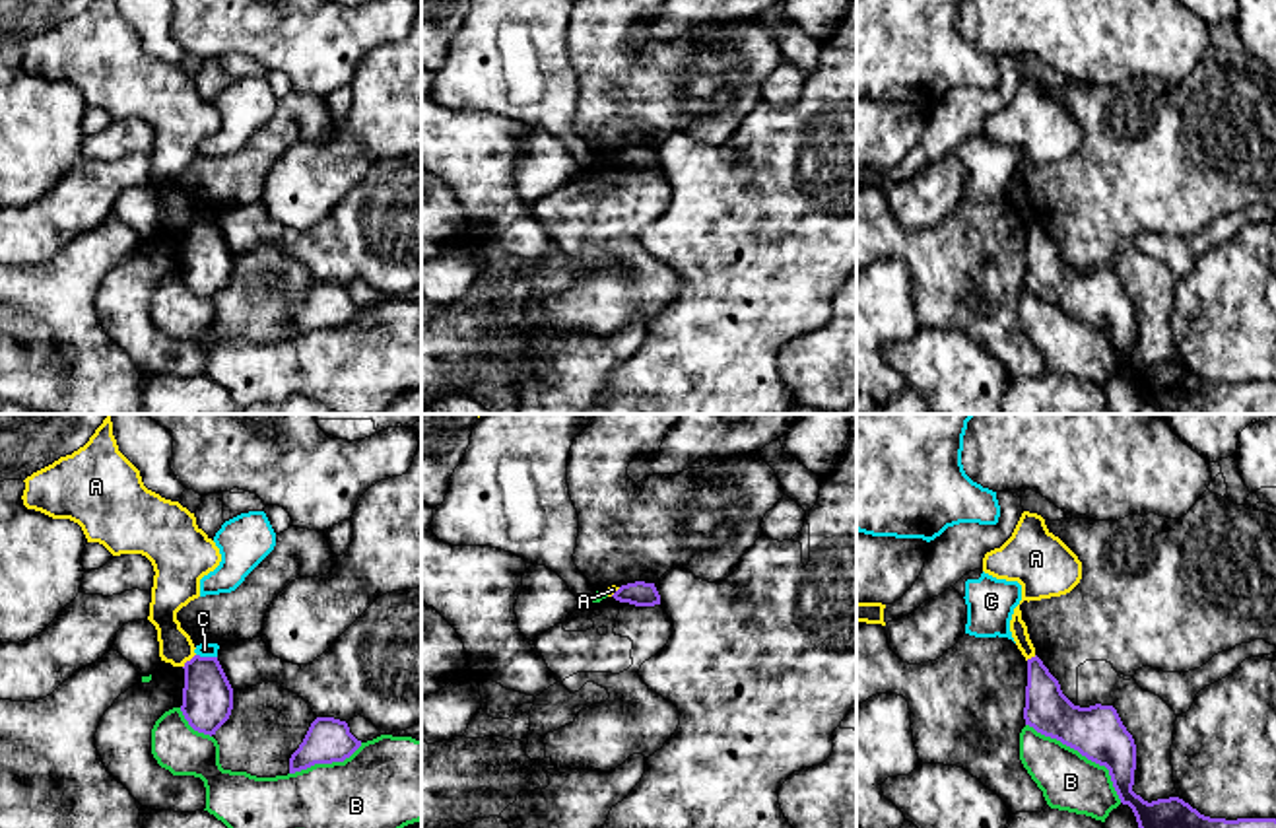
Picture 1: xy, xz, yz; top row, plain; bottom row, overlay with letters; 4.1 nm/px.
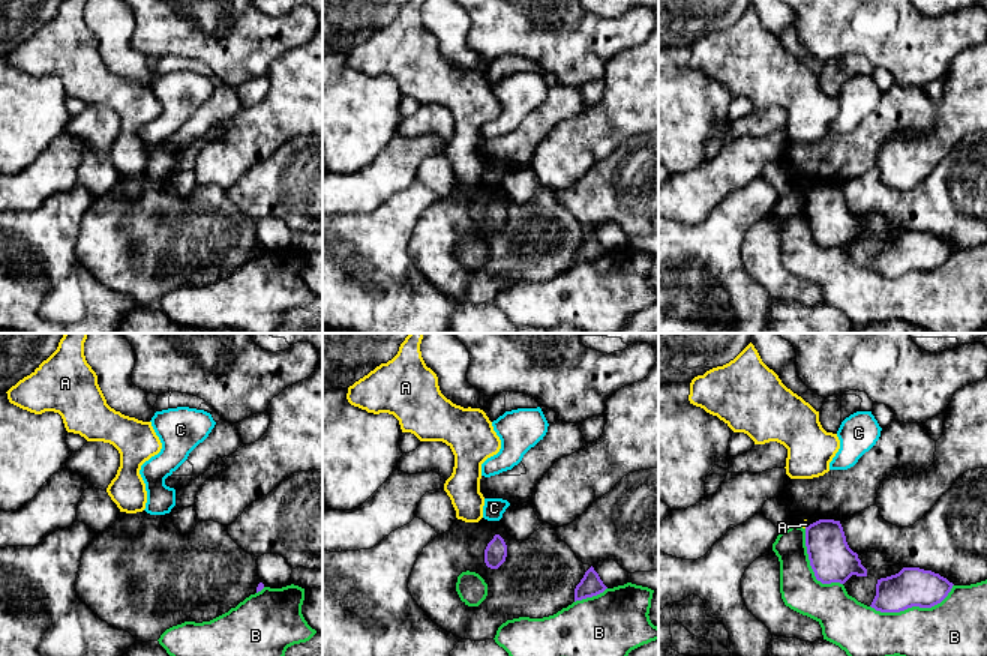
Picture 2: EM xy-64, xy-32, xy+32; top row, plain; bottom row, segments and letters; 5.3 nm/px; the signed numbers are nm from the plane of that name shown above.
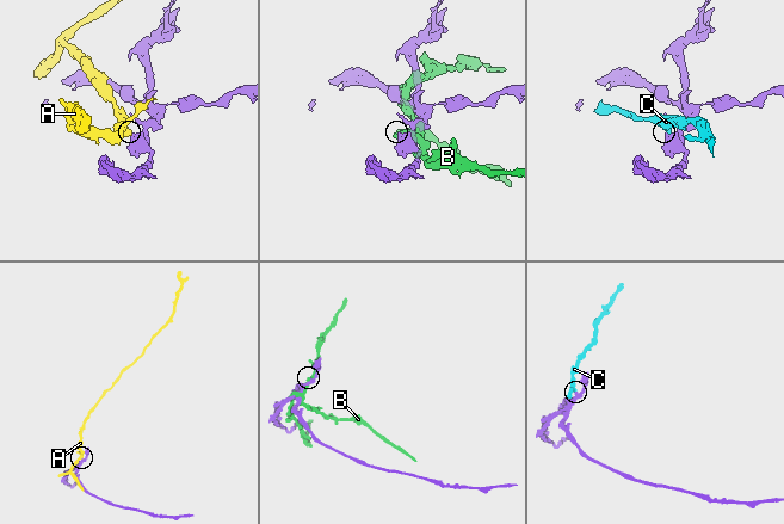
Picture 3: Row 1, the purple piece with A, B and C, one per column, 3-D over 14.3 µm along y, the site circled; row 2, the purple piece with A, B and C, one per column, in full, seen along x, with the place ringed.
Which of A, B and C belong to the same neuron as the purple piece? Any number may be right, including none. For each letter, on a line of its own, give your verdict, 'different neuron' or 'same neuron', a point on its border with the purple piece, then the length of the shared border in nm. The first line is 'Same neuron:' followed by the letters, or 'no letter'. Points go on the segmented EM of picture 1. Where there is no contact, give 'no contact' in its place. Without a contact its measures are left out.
Same neuron: no letter
A: different neuron | xy (187, 661) | 80 nm
B: different neuron | yz (1082, 755) | 500 nm
C: different neuron | xy (206, 657) | 90 nm

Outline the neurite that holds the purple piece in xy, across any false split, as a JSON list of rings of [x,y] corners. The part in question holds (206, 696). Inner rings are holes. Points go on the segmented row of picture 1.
[[[194,655],[183,669],[181,711],[194,731],[212,737],[231,715],[233,688],[218,657]]]

